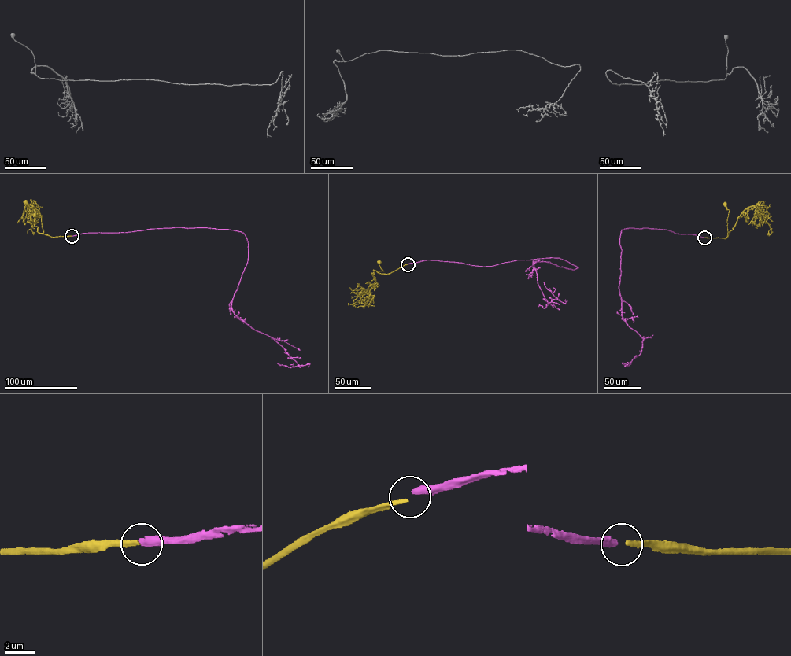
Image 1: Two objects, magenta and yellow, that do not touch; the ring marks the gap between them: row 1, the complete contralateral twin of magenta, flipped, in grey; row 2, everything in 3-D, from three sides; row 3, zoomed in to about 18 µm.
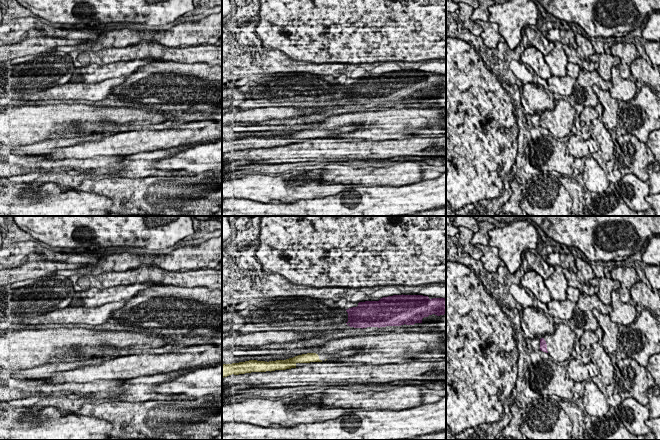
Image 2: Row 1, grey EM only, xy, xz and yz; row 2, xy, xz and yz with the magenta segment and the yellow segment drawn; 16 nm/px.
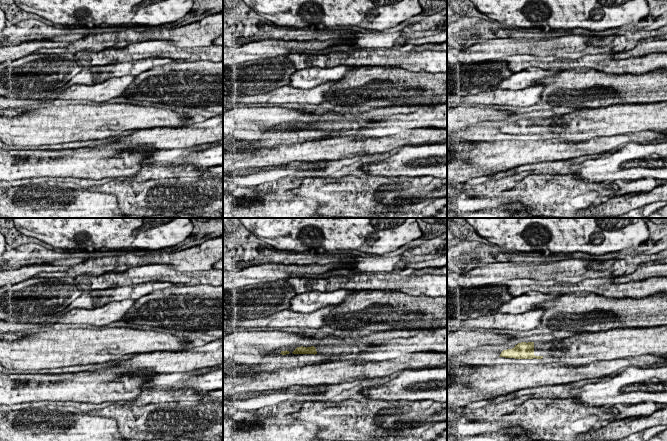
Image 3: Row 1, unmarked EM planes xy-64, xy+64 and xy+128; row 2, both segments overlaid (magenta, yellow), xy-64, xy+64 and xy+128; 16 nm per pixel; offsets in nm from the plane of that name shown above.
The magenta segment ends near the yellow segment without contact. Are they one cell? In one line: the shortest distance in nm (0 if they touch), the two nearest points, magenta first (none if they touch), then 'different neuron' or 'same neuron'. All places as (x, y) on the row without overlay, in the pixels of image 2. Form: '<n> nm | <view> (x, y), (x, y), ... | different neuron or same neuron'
650 nm | xz (348, 101), (326, 135) | different neuron

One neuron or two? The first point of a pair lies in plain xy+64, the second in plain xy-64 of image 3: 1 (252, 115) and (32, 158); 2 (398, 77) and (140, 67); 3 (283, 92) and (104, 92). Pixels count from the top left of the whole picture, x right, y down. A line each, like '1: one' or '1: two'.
1: two
2: two
3: one

